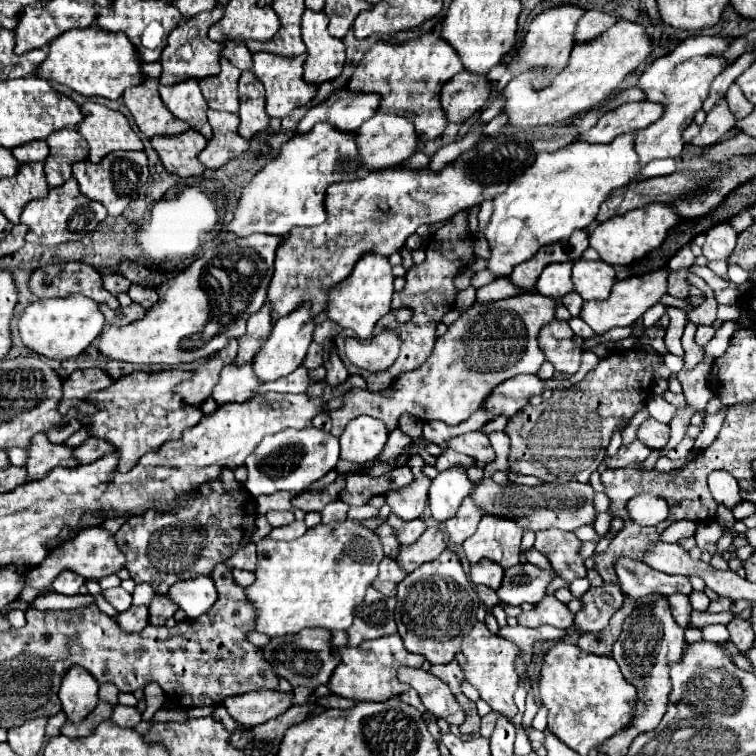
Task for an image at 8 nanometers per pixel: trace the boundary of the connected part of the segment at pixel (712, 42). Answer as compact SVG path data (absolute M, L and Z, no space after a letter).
M706 35L690 37L678 43L672 53L646 65L644 73L638 79L638 87L644 93L644 101L662 103L666 111L658 121L654 121L652 125L636 133L634 149L638 153L640 167L644 167L646 163L654 159L668 159L668 157L678 159L680 157L682 147L684 147L682 131L692 123L694 113L702 107L702 101L708 97L708 89L714 77L730 65L726 59L720 59L720 53L730 45L730 41L732 41L730 37L728 39L706 37Z

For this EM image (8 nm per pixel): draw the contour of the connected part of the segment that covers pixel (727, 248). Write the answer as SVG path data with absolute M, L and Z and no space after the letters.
M728 223L714 225L706 233L706 243L702 245L702 255L712 261L712 259L728 259L730 253L734 251L736 243L736 231Z

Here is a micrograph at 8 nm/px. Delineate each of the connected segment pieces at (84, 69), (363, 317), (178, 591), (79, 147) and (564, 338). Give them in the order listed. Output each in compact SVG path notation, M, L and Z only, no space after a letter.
M88 27L82 31L66 31L50 43L50 51L46 61L38 67L42 79L50 79L72 87L76 93L92 97L106 97L106 99L120 99L124 89L138 85L144 81L142 65L136 47L124 33L110 33L100 27Z
M364 255L354 271L338 285L334 285L328 291L328 303L326 303L326 317L334 323L338 323L344 329L352 329L360 339L368 339L372 335L372 329L380 317L390 313L390 301L394 293L394 275L392 265L382 255Z
M194 575L192 579L178 581L168 593L190 619L206 613L218 599L214 579L208 575Z
M62 129L46 139L50 155L44 163L46 179L50 187L60 187L72 177L72 165L88 159L88 143L76 129Z
M554 319L548 323L538 335L538 345L542 347L546 361L550 361L558 373L574 375L578 371L582 351L572 341L572 329L566 321Z

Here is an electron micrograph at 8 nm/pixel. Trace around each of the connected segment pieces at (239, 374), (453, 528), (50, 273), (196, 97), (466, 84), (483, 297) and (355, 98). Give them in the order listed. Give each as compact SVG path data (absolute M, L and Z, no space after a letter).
M230 365L222 369L220 381L212 391L212 399L216 401L218 407L226 403L246 403L250 395L260 387L258 379L254 379L252 365Z
M466 497L462 501L458 513L452 519L444 521L444 531L454 545L462 545L470 535L474 535L474 531L478 527L478 519L482 519L482 511L478 511L478 507L474 507L470 497Z
M58 263L40 267L32 273L28 287L40 299L80 293L96 303L106 303L110 309L120 307L116 297L104 289L100 273L86 263Z
M190 79L186 83L176 83L170 87L160 85L160 97L164 105L178 117L190 123L190 127L198 133L202 133L206 139L212 137L210 123L206 119L206 99L202 97L202 91L198 87L198 81Z
M460 71L444 87L442 109L450 123L464 123L484 107L490 97L490 87L484 81L472 81L470 71Z
M494 279L492 283L488 283L482 289L478 289L476 299L484 303L484 301L498 301L498 299L522 295L522 293L536 293L536 289L520 289L508 279Z
M334 91L326 101L308 109L298 123L296 133L312 131L316 123L328 123L342 133L354 133L378 109L378 95L350 95L350 91Z

